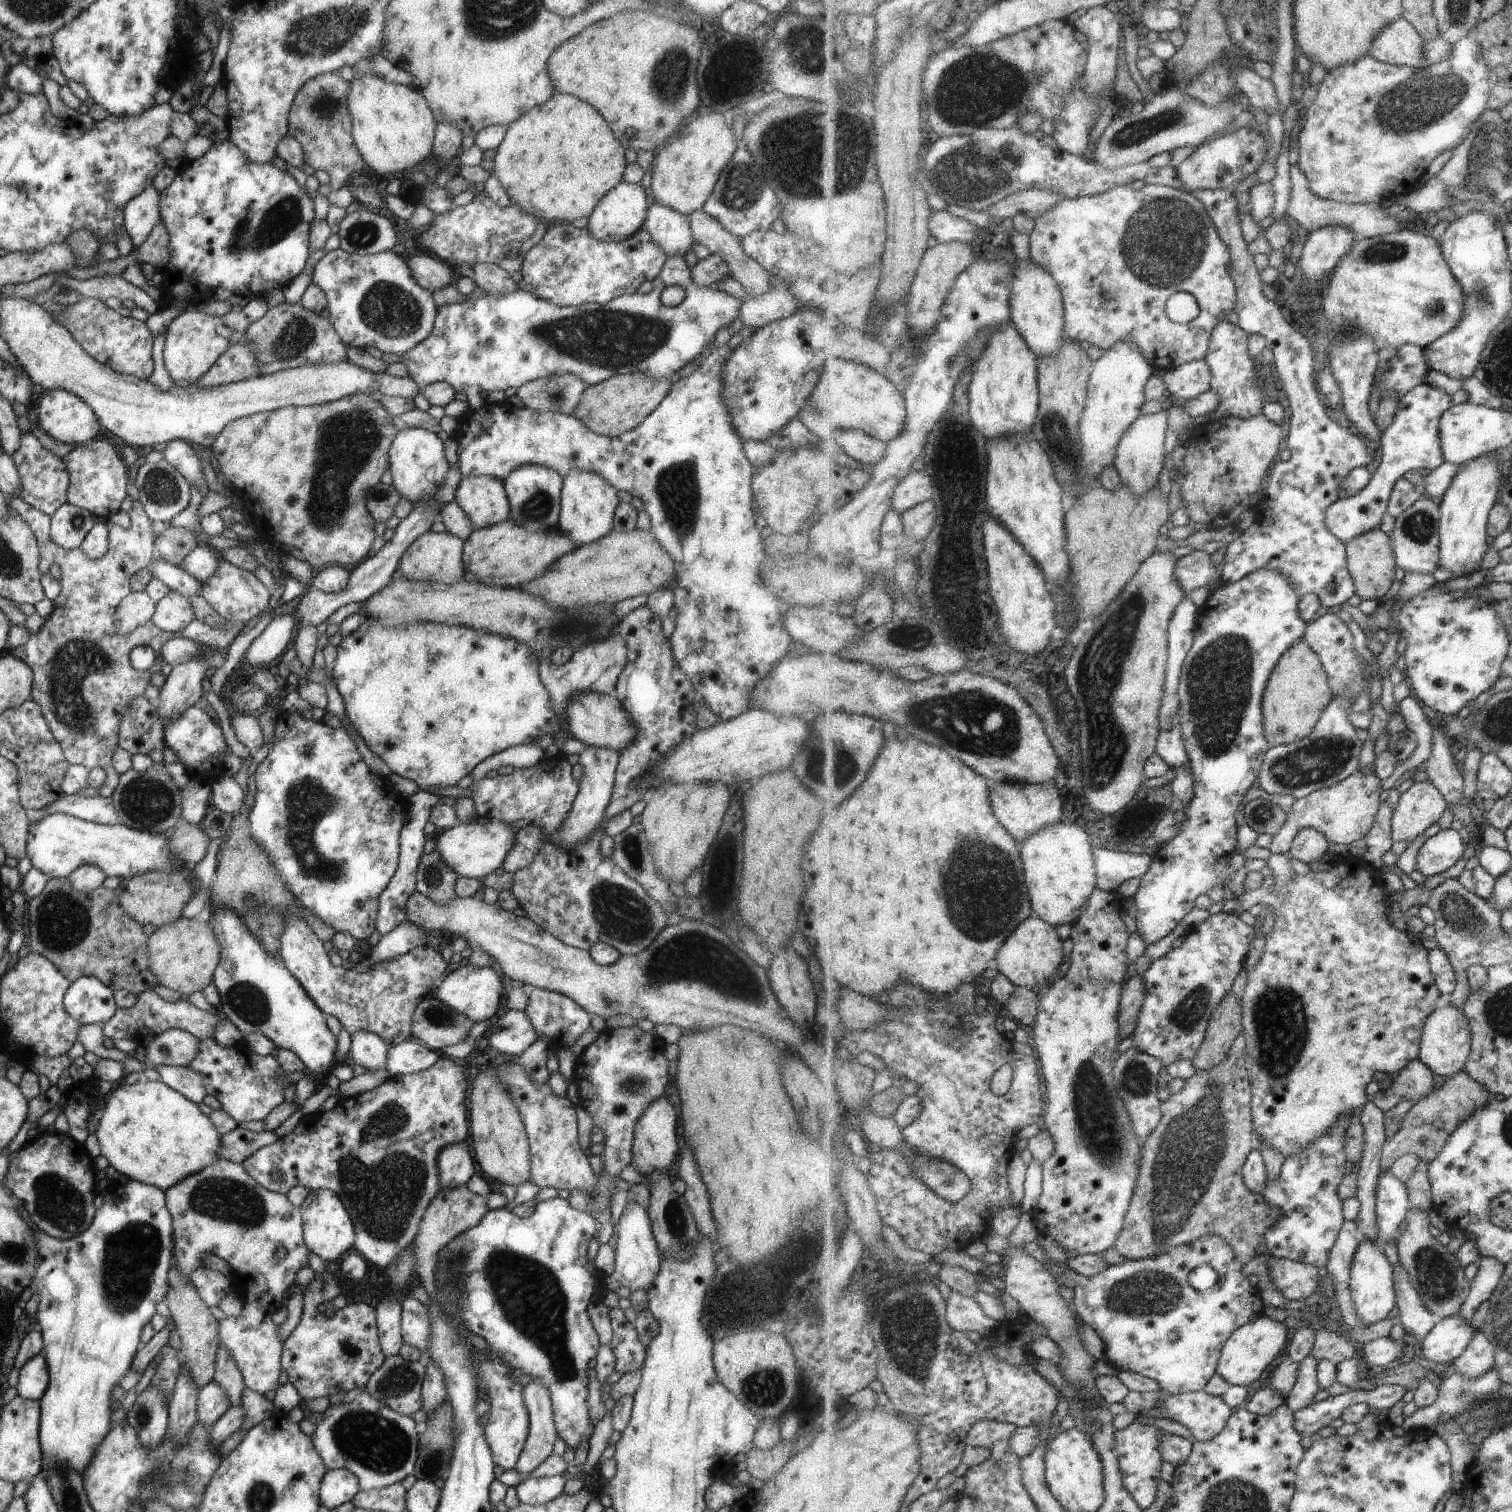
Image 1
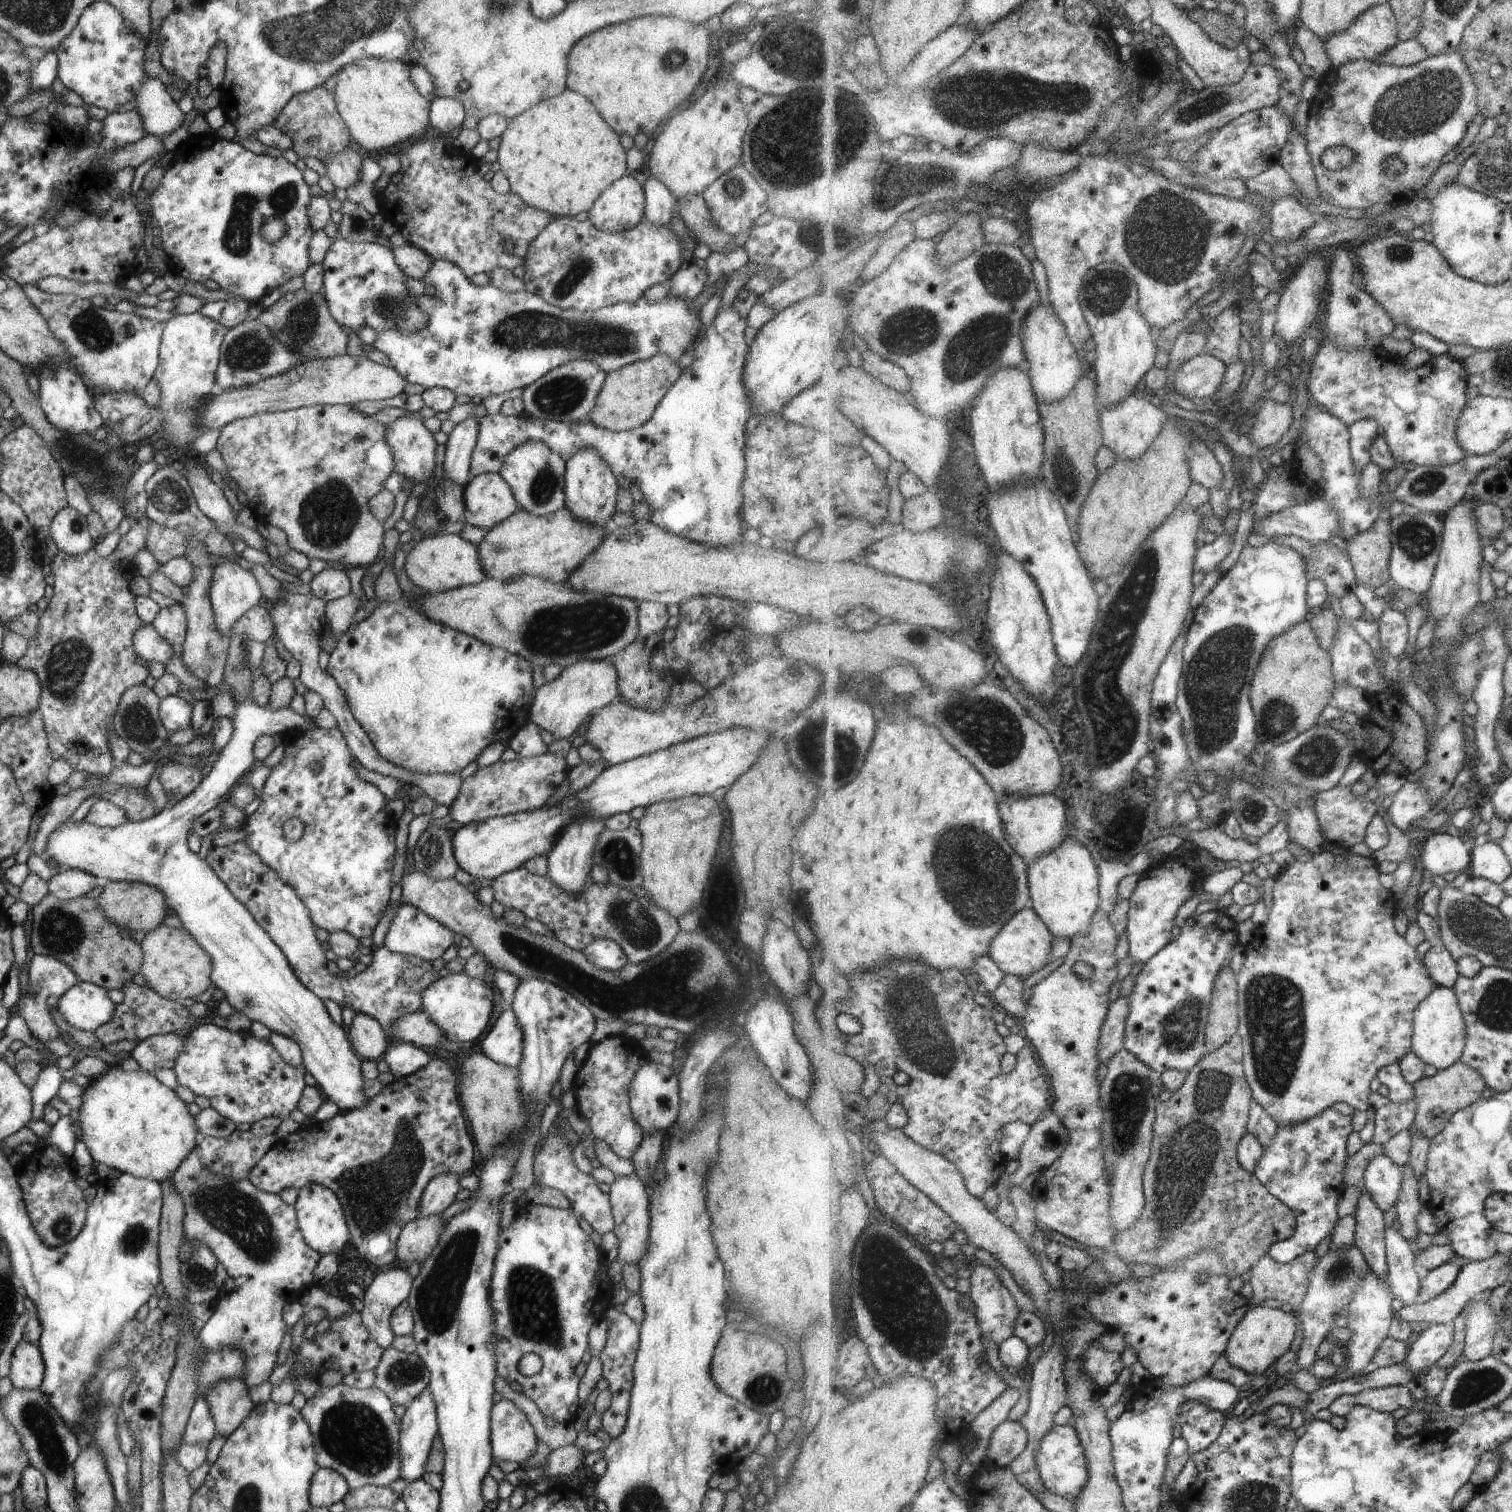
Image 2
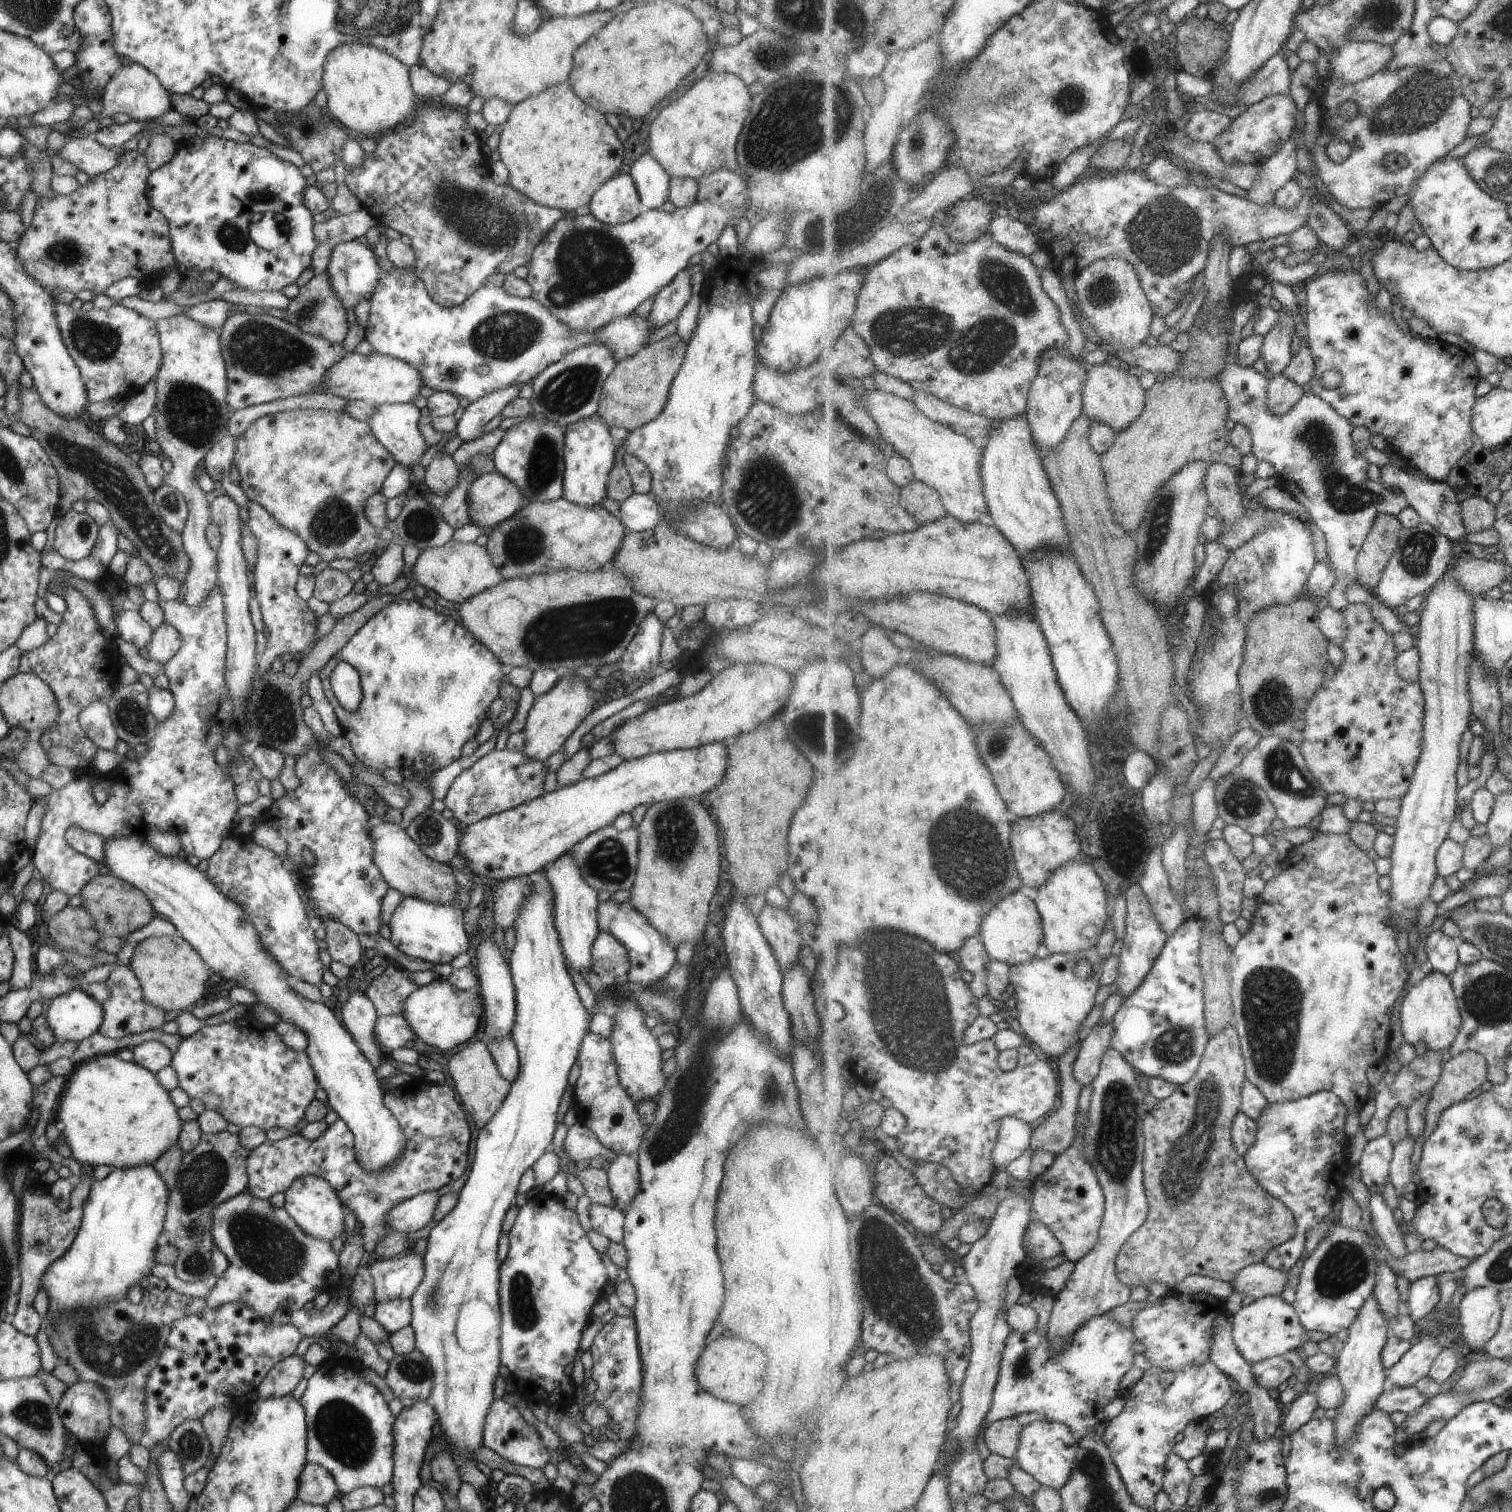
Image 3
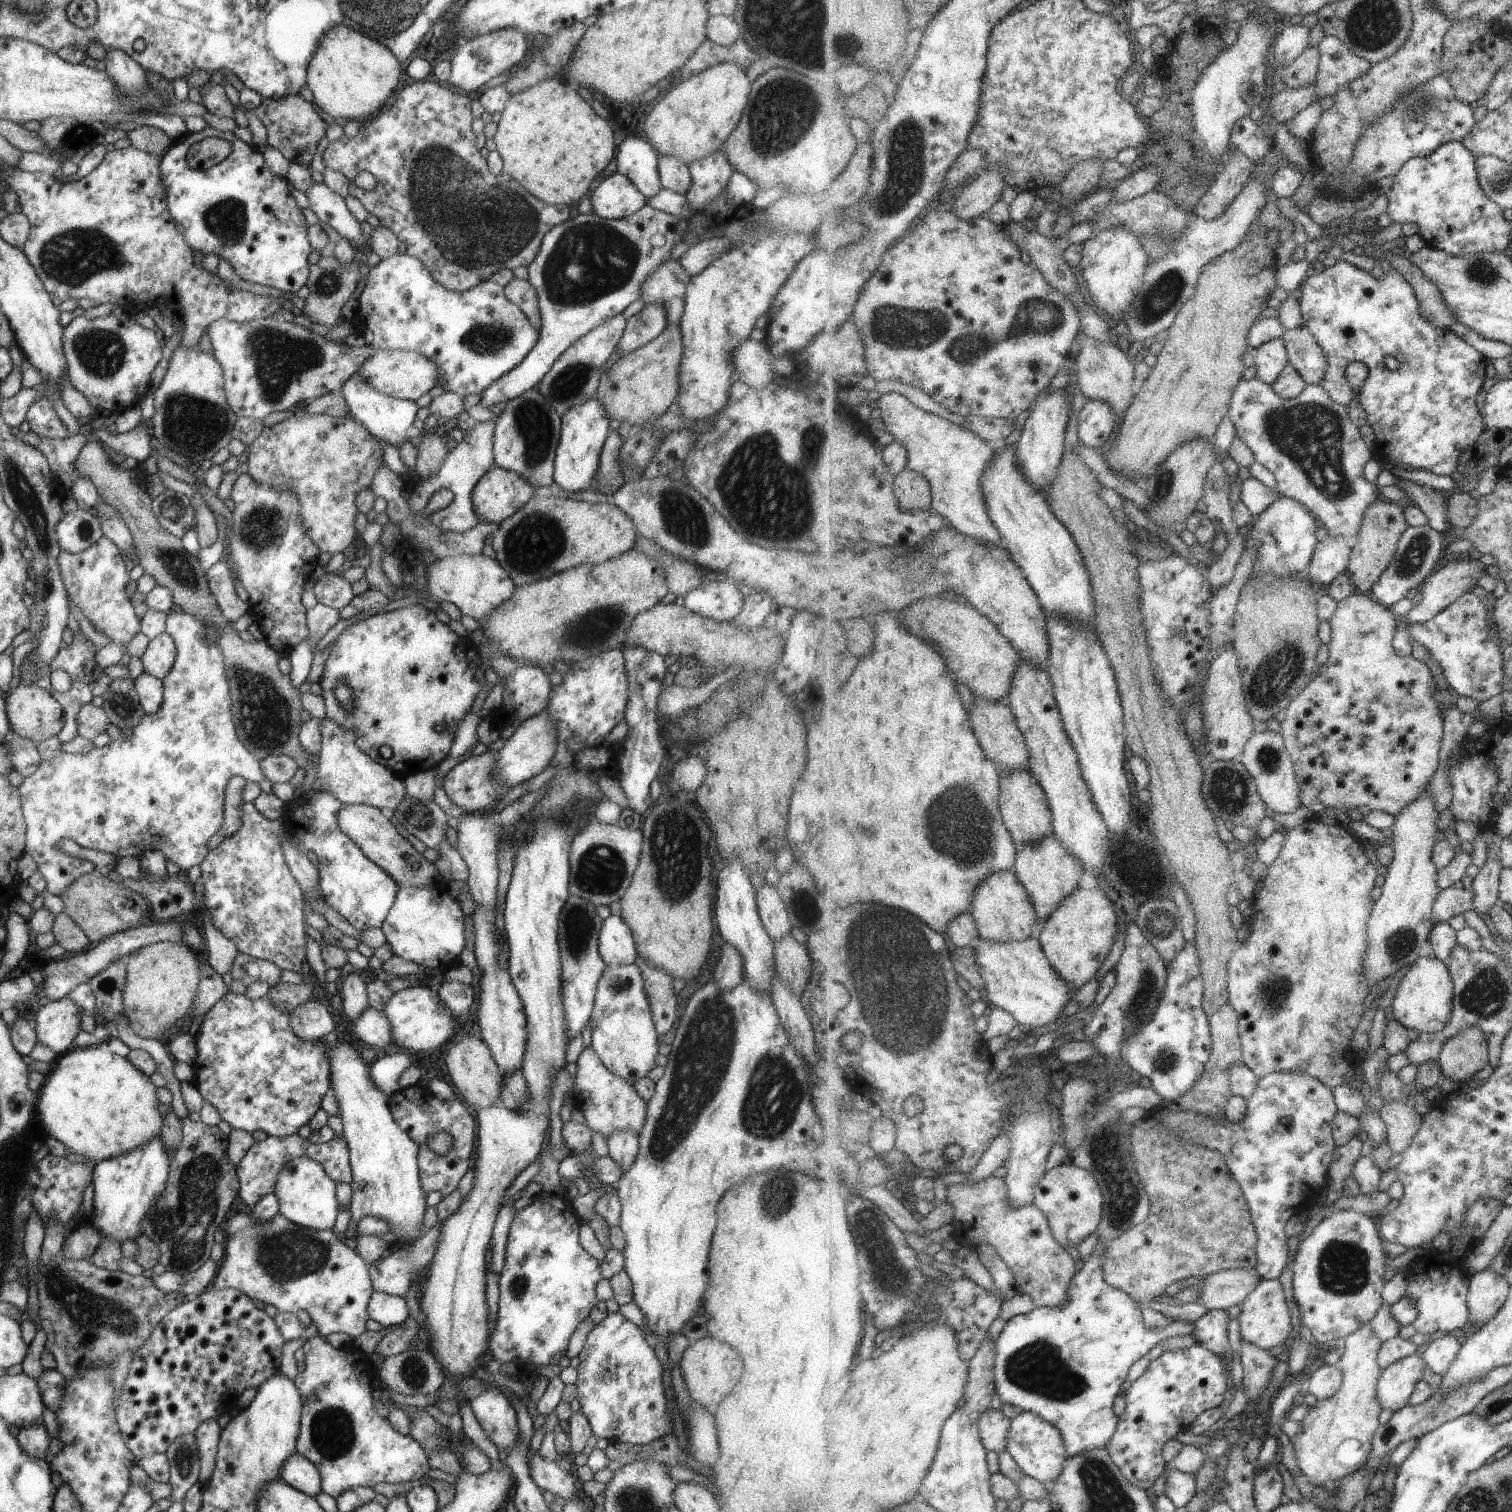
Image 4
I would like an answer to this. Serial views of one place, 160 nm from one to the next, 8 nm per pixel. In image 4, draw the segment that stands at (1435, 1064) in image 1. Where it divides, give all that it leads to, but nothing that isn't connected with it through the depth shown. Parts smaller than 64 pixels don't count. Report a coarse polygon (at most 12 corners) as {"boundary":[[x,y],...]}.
{"boundary":[[1430,951],[1402,976],[1395,1018],[1417,1033],[1452,1019],[1454,979]]}

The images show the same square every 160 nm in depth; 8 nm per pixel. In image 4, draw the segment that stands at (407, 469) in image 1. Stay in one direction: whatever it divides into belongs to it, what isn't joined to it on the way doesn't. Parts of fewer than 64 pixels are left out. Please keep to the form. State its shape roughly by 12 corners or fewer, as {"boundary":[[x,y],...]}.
{"boundary":[[354,372],[339,391],[350,416],[397,448],[416,402],[379,394]]}

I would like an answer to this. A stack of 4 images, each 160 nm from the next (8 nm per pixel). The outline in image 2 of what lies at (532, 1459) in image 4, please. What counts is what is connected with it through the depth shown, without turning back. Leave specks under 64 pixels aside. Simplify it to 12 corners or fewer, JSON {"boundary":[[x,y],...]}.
{"boundary":[[507,1399],[490,1408],[492,1458],[523,1463],[537,1446]]}

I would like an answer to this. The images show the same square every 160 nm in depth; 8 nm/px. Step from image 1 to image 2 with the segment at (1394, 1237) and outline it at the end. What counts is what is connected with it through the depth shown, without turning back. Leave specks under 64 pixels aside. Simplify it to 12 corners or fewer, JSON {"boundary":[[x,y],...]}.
{"boundary":[[1386,1154],[1364,1174],[1365,1190],[1383,1212],[1399,1200],[1403,1168]]}

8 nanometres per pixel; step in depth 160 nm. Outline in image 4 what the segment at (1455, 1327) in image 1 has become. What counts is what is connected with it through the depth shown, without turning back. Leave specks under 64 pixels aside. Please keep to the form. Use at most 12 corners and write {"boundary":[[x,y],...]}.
{"boundary":[[1423,1353],[1382,1369],[1382,1407],[1409,1406],[1428,1364]]}

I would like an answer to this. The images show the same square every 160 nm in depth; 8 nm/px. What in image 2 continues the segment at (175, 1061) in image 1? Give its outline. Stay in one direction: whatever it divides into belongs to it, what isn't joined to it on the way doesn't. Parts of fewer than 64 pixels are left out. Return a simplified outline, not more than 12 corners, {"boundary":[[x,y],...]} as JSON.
{"boundary":[[153,1035],[130,1051],[141,1070],[171,1069],[186,1036]]}

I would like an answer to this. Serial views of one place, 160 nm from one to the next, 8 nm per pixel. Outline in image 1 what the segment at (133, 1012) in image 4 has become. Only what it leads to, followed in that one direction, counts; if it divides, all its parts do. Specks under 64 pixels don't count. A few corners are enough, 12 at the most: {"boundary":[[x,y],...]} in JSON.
{"boundary":[[205,918],[148,937],[148,967],[183,997],[212,982],[219,943]]}

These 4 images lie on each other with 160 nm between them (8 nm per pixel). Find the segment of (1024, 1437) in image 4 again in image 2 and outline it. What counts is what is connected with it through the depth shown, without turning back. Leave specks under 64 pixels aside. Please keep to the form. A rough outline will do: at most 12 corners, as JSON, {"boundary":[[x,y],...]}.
{"boundary":[[1074,1426],[1047,1433],[1036,1463],[1047,1490],[1076,1502],[1090,1477]]}

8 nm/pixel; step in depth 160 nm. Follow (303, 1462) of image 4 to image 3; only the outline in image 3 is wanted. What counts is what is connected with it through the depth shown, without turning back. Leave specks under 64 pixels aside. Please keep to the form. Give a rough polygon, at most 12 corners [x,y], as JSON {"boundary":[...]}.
{"boundary":[[307,1462],[298,1477],[301,1503],[324,1507],[340,1495],[332,1474]]}

